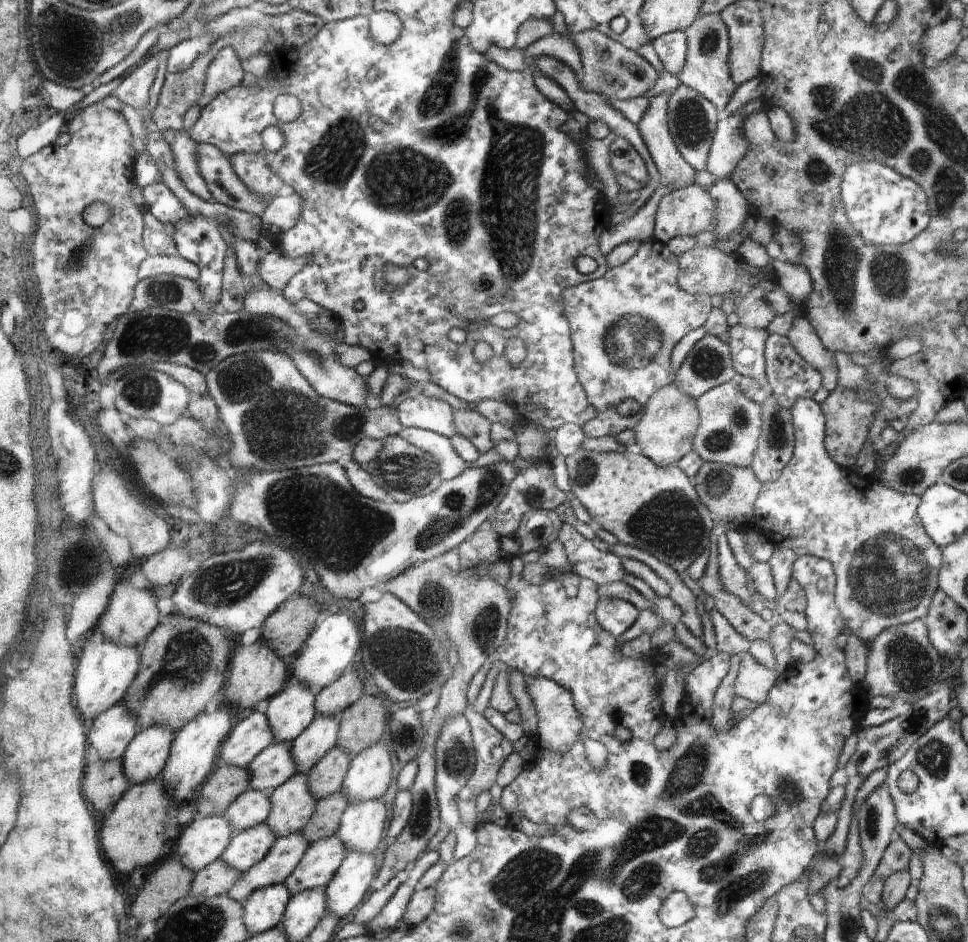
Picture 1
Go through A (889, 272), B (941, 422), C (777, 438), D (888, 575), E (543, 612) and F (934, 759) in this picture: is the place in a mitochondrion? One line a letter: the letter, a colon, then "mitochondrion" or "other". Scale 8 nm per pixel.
A: mitochondrion
B: other
C: mitochondrion
D: mitochondrion
E: other
F: mitochondrion

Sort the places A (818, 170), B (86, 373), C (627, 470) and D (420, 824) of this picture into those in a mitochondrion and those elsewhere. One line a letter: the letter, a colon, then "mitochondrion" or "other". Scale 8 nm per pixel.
A: mitochondrion
B: other
C: other
D: mitochondrion

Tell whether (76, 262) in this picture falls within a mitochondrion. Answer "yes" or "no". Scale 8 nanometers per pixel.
yes

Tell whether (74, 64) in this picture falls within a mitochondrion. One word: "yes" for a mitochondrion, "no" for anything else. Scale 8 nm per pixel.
yes

